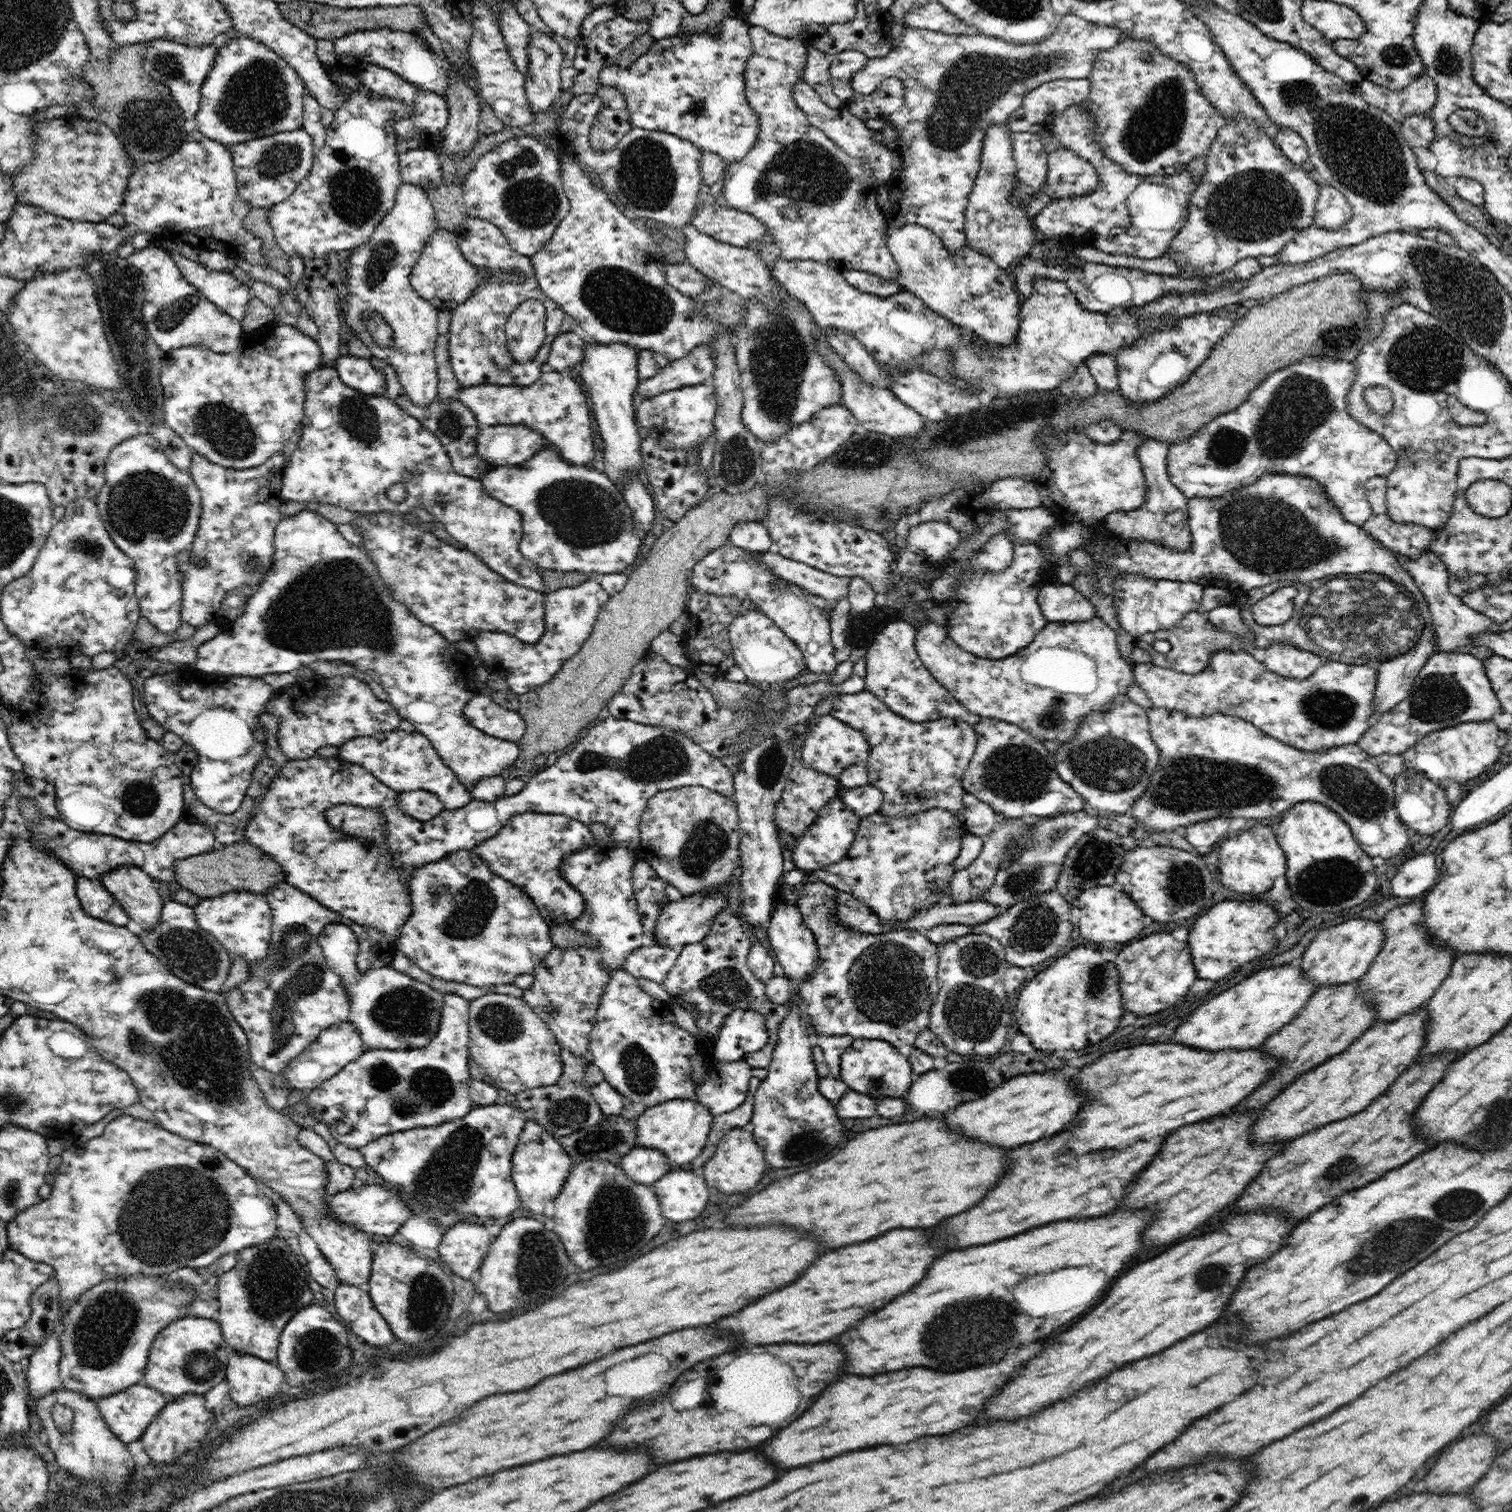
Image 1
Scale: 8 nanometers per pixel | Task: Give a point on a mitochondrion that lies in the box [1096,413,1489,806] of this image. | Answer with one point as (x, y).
(1356, 618)

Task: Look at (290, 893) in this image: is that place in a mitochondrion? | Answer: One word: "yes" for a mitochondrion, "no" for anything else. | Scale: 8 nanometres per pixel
no

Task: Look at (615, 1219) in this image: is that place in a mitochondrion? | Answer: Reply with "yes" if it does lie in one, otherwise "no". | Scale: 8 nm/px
yes

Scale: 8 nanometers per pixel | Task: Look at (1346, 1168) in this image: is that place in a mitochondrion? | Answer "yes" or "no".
yes

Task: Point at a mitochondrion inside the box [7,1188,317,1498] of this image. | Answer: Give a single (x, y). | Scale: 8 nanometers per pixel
(100, 1335)

